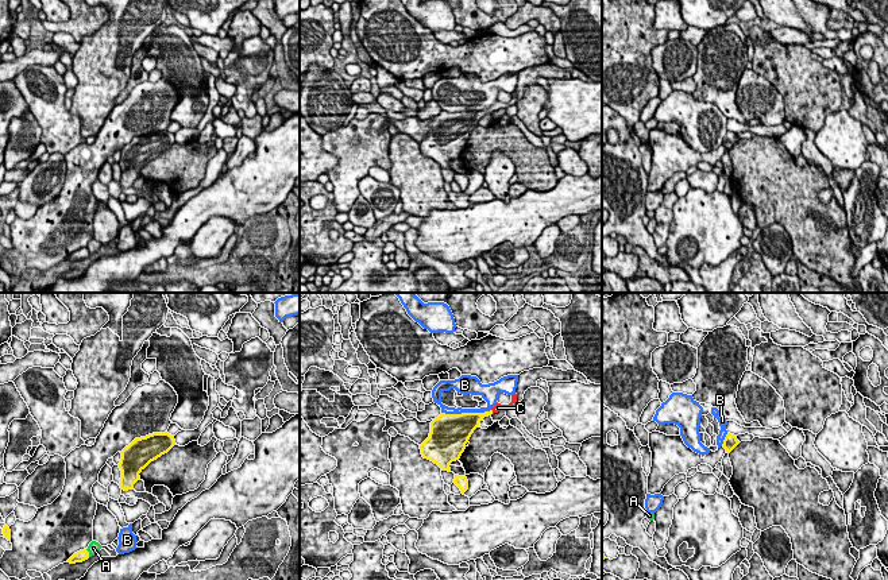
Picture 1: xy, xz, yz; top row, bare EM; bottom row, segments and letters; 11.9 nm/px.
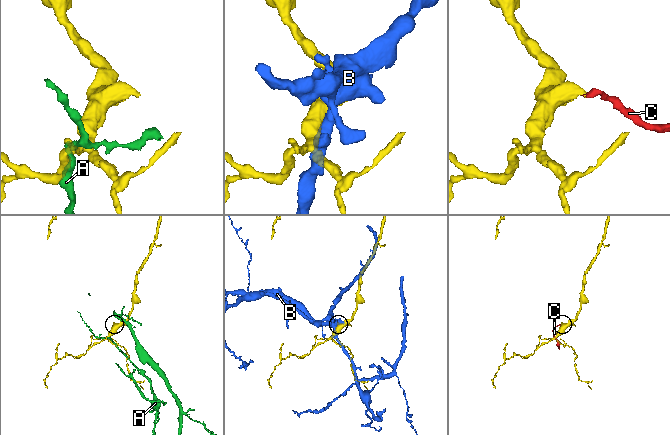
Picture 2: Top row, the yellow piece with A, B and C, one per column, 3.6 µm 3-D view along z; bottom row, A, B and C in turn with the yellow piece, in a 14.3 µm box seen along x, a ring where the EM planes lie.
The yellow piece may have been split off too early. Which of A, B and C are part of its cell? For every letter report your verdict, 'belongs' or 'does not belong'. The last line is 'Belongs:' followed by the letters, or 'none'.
A: does not belong
B: does not belong
C: belongs
Belongs: C

